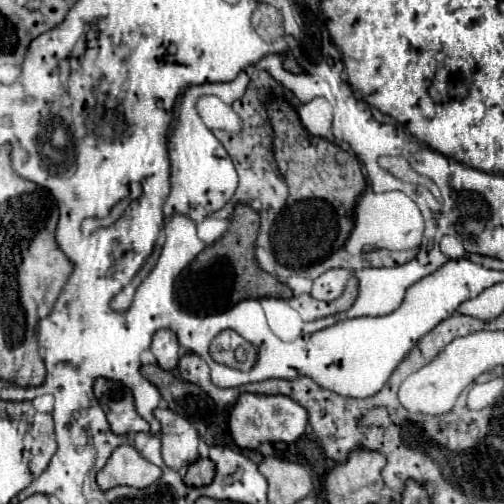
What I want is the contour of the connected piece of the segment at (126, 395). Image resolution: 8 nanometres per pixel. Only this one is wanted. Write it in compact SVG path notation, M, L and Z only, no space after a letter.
M96 379L94 393L114 433L132 435L150 429L150 425L136 413L132 391L124 383L110 381L110 379Z

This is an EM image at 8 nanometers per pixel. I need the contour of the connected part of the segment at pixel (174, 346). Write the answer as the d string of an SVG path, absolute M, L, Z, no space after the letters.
M160 329L152 339L152 353L158 359L158 365L166 371L174 371L180 361L180 343L174 331Z

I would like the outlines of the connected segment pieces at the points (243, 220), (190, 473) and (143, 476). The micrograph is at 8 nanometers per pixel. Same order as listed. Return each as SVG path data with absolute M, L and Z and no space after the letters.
M238 203L232 217L228 231L214 243L208 245L182 273L180 277L180 303L186 311L196 315L210 315L222 313L242 299L260 299L260 297L292 297L288 285L280 283L266 271L258 267L254 257L254 241L258 237L260 217L258 213L244 203Z
M198 459L196 463L192 463L186 471L184 483L192 485L192 487L204 487L210 485L216 473L216 465L210 459Z
M120 445L108 459L108 463L98 471L98 485L106 491L118 485L148 487L158 481L162 469L144 459L132 445Z

